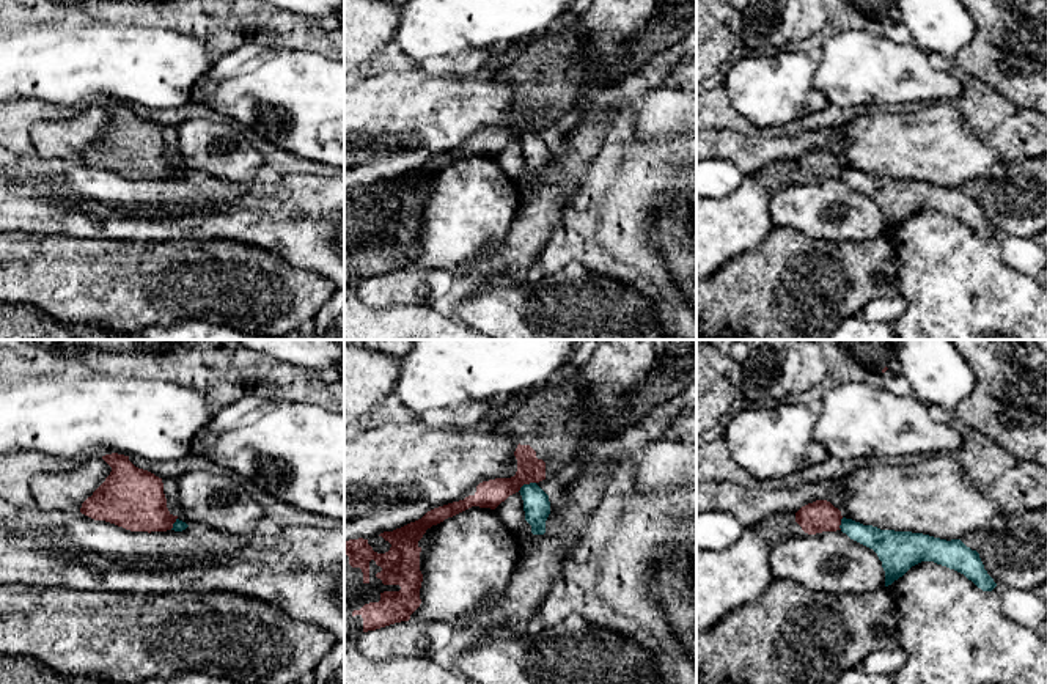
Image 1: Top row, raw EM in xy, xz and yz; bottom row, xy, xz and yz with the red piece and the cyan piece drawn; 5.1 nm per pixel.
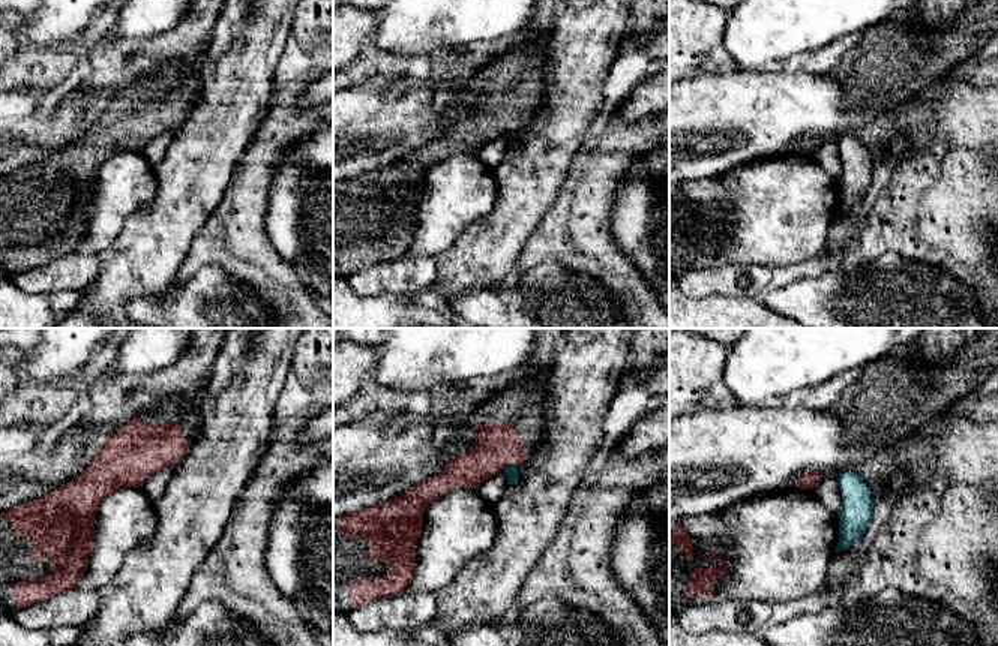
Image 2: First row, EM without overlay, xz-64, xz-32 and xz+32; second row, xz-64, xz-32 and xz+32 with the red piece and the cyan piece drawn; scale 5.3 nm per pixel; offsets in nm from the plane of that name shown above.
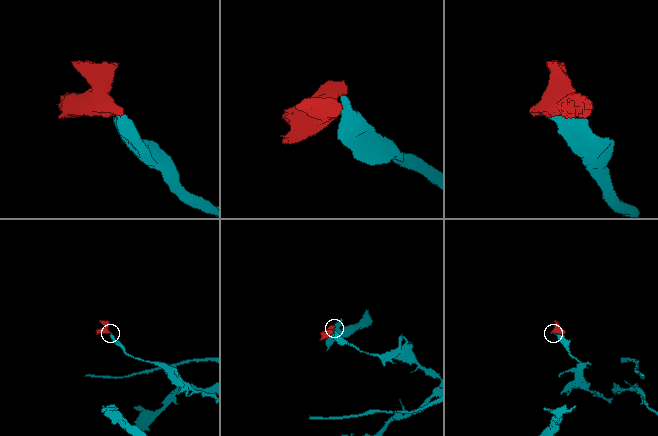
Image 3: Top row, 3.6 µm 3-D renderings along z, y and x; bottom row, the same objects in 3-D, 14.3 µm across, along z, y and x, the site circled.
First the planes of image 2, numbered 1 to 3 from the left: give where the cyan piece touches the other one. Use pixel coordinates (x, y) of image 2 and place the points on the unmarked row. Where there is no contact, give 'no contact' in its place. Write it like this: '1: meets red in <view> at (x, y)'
1: no contact
2: meets red in xz-32 at (509, 129)
3: no contact

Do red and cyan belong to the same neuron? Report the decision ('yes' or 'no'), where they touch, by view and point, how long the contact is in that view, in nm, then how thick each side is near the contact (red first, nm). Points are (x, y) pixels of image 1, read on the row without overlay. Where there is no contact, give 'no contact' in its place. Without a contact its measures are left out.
no | xz (525, 131) | 110 nm | 140/140 nm

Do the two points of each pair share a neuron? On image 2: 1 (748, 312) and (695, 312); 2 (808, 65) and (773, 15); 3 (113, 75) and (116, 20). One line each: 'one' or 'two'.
1: one
2: two
3: two

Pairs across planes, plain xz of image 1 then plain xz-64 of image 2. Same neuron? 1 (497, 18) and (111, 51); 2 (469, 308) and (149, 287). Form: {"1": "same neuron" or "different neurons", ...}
{"1": "different neurons", "2": "different neurons"}

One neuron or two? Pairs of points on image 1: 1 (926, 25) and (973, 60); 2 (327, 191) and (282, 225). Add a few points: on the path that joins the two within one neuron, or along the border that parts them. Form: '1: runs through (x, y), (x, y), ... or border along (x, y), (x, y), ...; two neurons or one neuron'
1: border along (972, 16), (977, 33), (951, 60); two neurons
2: runs through (315, 203), (301, 214), (290, 214); one neuron

